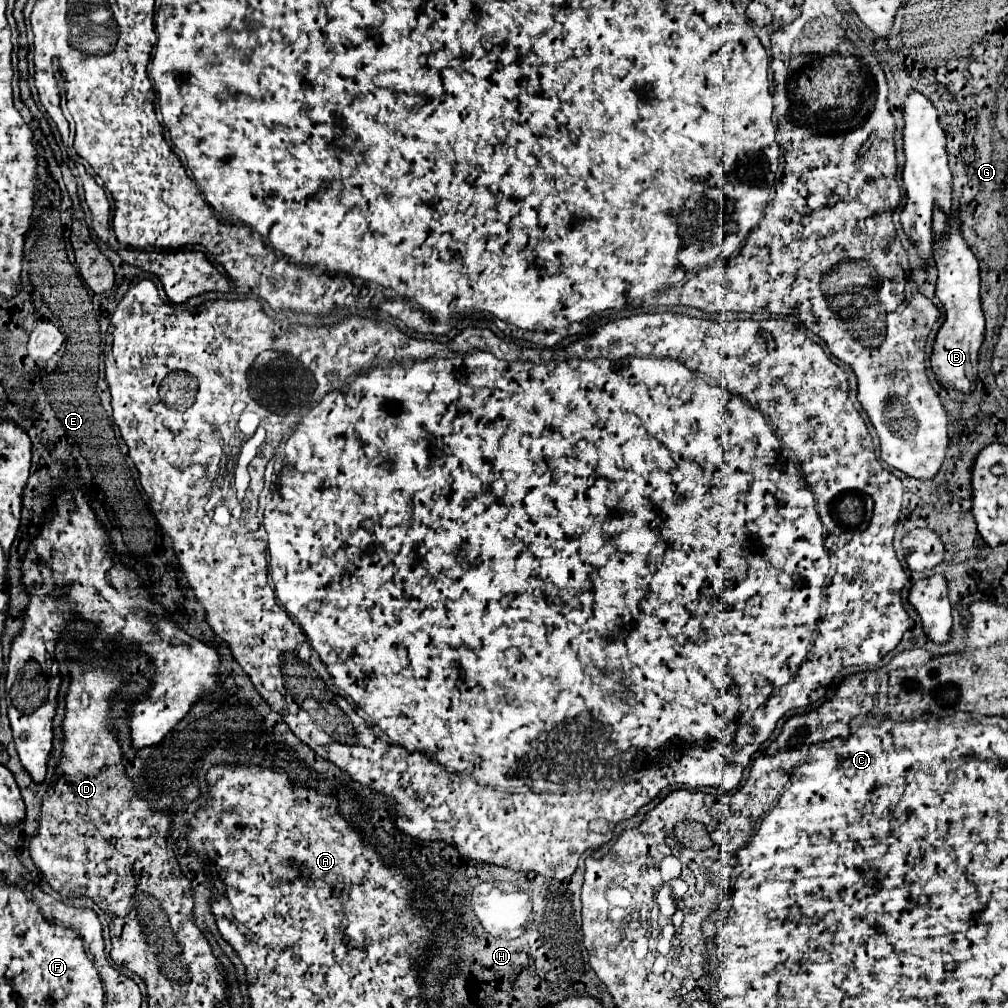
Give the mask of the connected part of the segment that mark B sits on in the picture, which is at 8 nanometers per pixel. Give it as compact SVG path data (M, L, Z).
M951 209L951 215L935 211L933 227L935 227L933 259L939 269L937 299L945 309L945 323L937 335L931 367L943 385L955 387L959 391L971 391L977 383L977 355L985 331L985 319L979 303L979 263L961 235L961 219L957 209Z

